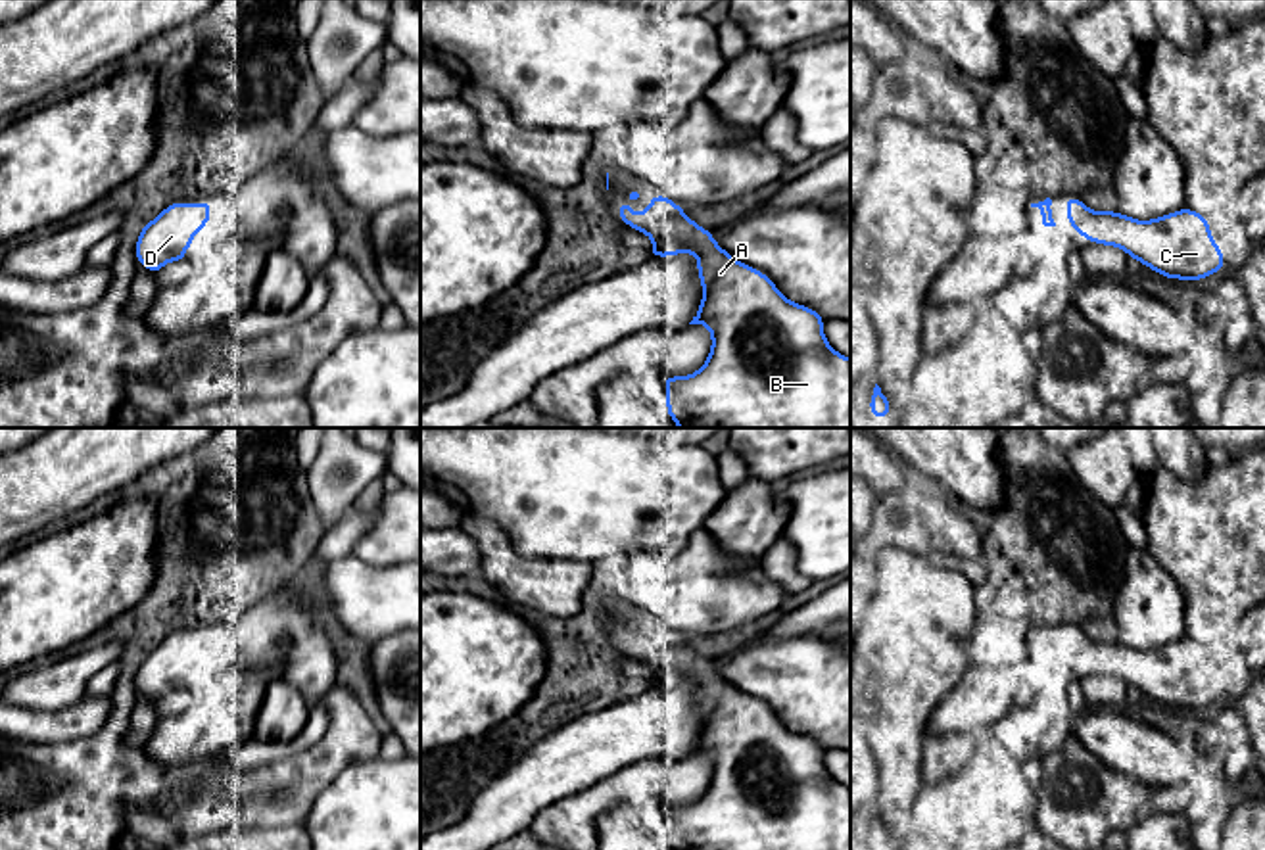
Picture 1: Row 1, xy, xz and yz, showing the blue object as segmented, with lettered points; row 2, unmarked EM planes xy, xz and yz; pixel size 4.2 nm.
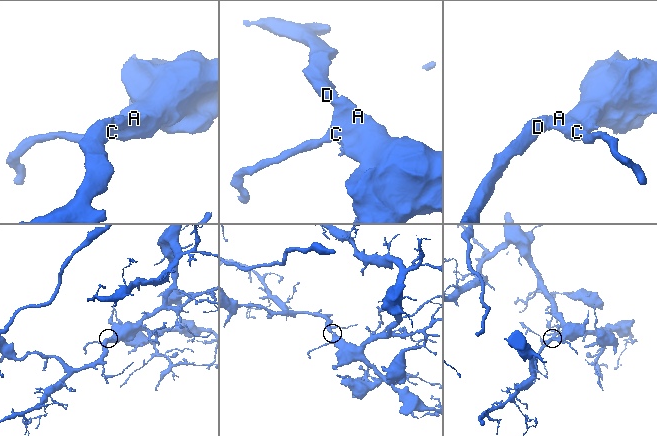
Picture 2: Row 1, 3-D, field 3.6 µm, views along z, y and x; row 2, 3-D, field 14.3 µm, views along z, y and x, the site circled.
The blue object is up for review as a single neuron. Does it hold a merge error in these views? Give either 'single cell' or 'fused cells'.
single cell

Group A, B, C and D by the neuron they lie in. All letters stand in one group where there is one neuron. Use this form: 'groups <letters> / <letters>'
groups A B C D

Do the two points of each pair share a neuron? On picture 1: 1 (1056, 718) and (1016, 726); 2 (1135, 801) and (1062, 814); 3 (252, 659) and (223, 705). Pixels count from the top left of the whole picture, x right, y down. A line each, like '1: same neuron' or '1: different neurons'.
1: same neuron
2: same neuron
3: different neurons

